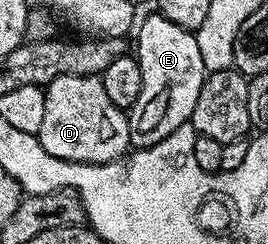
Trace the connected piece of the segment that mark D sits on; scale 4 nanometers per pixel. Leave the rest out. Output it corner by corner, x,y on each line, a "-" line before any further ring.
58,76
44,91
46,108
38,135
42,148
58,160
82,164
106,164
125,157
131,147
130,124
125,111
118,109
106,96
99,77

